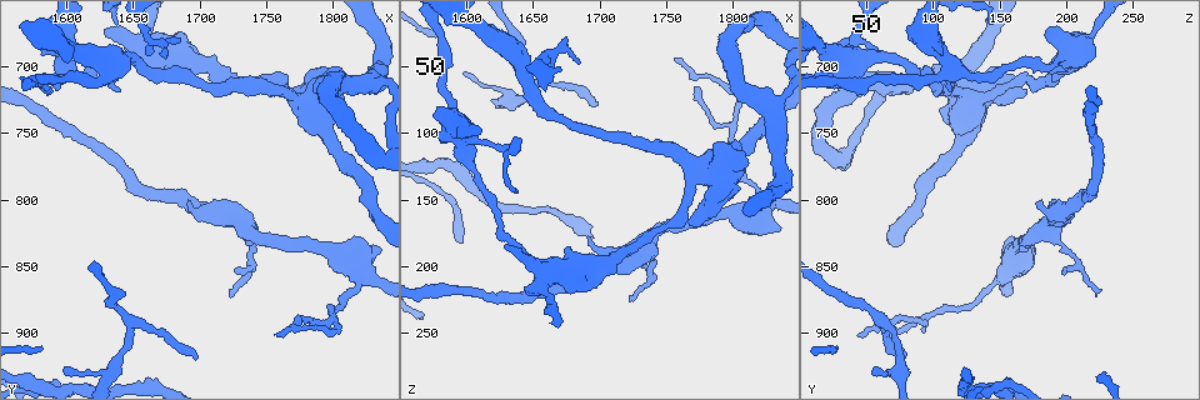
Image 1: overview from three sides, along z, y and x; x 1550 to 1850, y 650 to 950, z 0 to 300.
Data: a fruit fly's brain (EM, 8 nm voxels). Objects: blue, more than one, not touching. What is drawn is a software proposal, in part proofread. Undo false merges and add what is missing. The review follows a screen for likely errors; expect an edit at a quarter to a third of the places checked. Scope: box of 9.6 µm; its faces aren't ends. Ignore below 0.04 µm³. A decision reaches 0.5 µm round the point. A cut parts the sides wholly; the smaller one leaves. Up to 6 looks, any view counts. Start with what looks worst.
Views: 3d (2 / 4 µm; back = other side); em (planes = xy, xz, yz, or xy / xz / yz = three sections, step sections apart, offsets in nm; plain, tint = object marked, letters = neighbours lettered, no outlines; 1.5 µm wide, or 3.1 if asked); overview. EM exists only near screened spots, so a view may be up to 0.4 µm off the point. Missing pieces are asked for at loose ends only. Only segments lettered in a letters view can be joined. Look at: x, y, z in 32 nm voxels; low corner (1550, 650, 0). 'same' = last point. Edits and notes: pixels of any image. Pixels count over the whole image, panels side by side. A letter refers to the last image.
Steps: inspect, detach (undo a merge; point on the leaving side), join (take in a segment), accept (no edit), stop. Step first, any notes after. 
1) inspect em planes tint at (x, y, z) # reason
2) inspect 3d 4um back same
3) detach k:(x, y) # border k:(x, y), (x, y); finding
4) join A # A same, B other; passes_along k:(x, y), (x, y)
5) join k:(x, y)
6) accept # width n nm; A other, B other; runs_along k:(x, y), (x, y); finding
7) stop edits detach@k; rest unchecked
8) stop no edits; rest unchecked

inspect em planes letters at (1696, 920, 78)

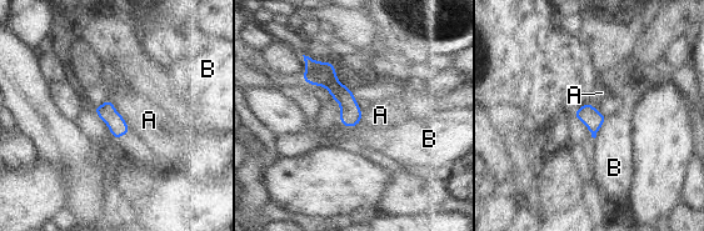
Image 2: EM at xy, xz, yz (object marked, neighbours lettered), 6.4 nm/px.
accept # A other, B other; runs_along 2:(308, 61), (345, 99), (355, 121); none of them fits

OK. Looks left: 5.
inspect 3d 4um at (1654, 690, 198)

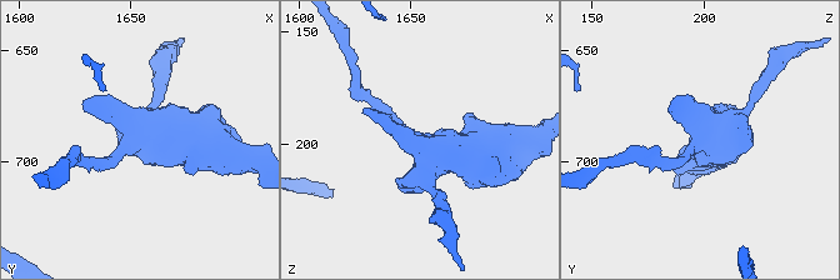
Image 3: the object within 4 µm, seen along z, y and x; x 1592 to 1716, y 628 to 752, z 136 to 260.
inspect em planes letters at (1654, 688, 199)

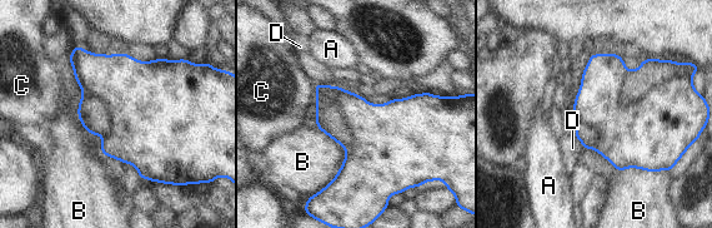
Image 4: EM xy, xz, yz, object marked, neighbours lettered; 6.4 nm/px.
detach 4:(652, 73) # A other, B other, C other, D other; border 4:(673, 77), (637, 99), (621, 102); a second neuron is stuck on

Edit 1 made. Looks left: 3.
inspect overview

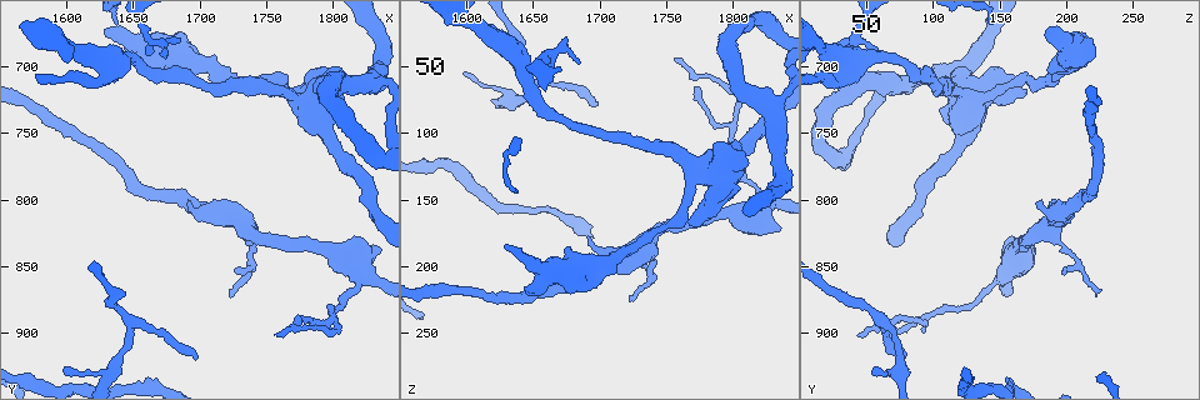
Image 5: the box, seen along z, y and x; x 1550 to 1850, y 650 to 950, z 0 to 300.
inspect 3d 2um at (1598, 926, 58) # branch stops here

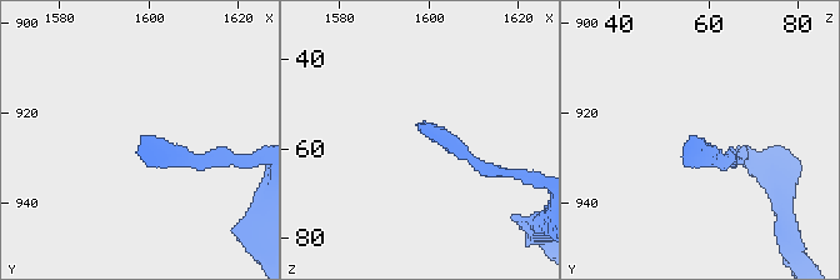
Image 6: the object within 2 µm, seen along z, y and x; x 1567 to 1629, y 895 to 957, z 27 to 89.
inspect em xz step 8 letters at (1599, 926, 56) # now the EM

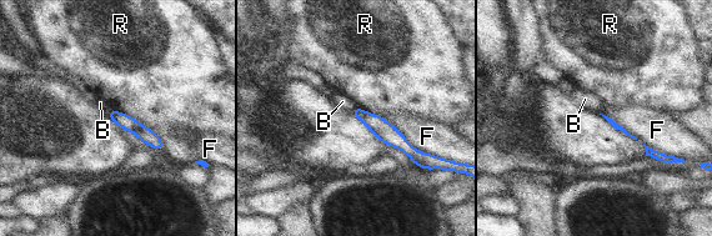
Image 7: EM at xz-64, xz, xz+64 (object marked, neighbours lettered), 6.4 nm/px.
accept # longest_contact R 440 nm; B other, F other, R other; border 7:(110, 109), (148, 126), (163, 150); none of them fits

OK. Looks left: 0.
stop edits detach@4; rest unchecked

